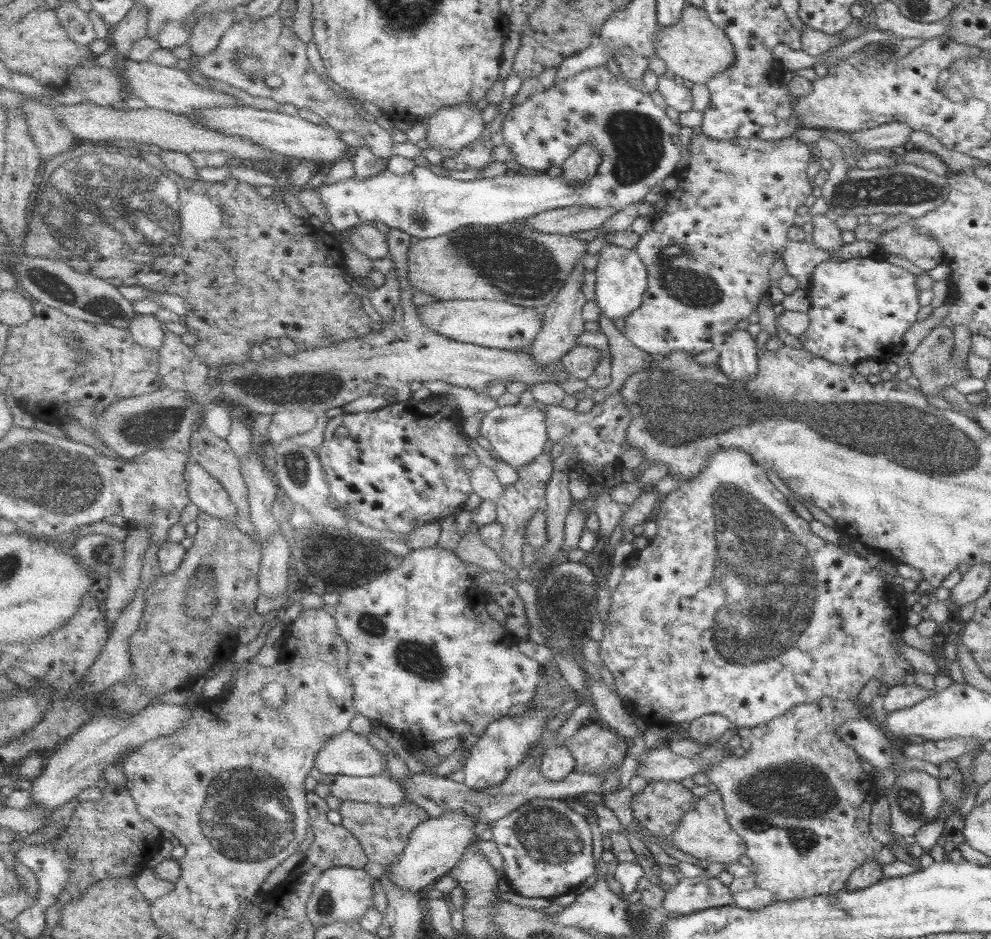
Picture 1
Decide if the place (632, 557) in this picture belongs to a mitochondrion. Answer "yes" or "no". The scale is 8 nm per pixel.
no

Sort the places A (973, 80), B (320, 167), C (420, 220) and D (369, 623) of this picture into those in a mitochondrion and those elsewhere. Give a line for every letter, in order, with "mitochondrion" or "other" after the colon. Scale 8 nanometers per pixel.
A: mitochondrion
B: other
C: mitochondrion
D: mitochondrion

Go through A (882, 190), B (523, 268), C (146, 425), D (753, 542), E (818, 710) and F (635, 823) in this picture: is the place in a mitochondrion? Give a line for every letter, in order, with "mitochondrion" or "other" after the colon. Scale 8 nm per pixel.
A: mitochondrion
B: mitochondrion
C: mitochondrion
D: mitochondrion
E: other
F: other

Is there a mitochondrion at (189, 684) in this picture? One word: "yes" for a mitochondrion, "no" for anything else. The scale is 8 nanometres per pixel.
no

